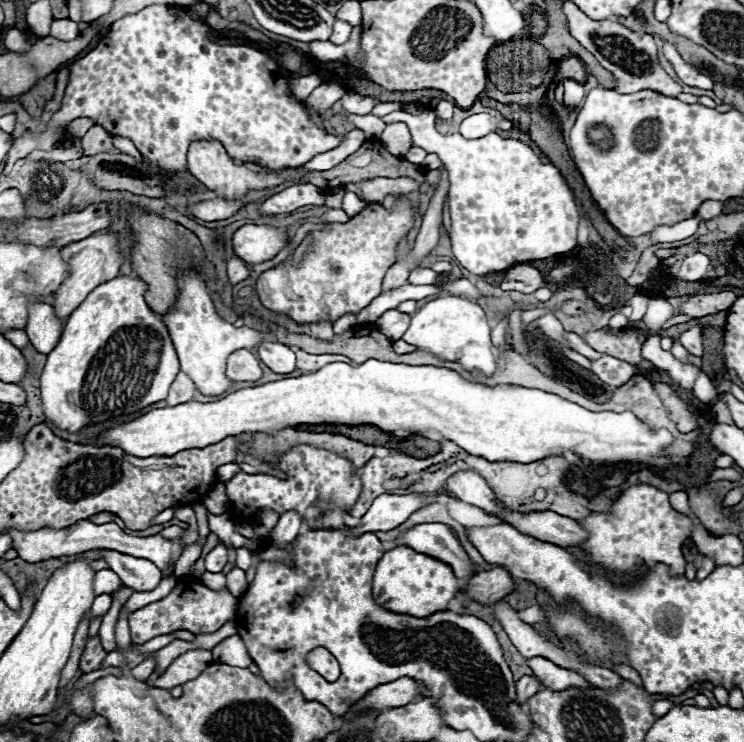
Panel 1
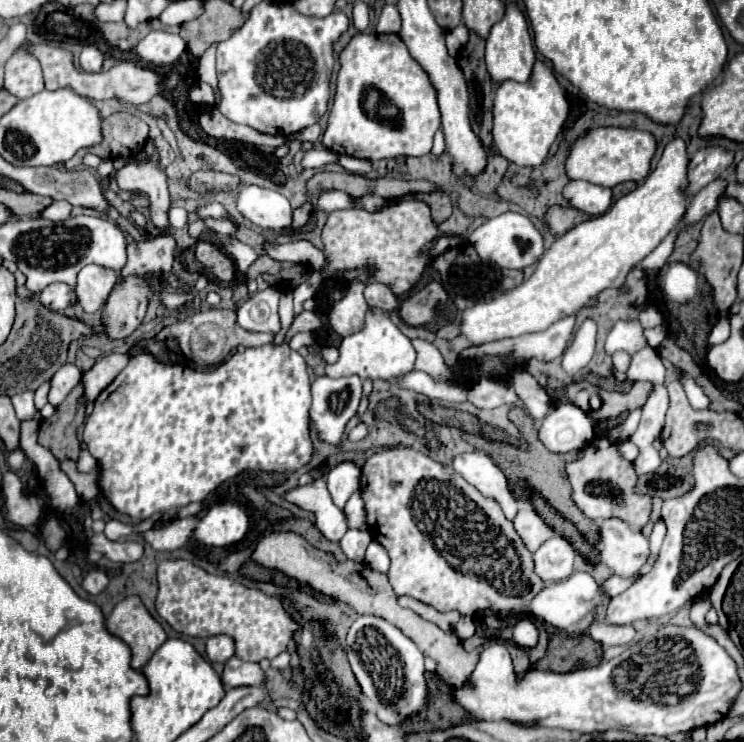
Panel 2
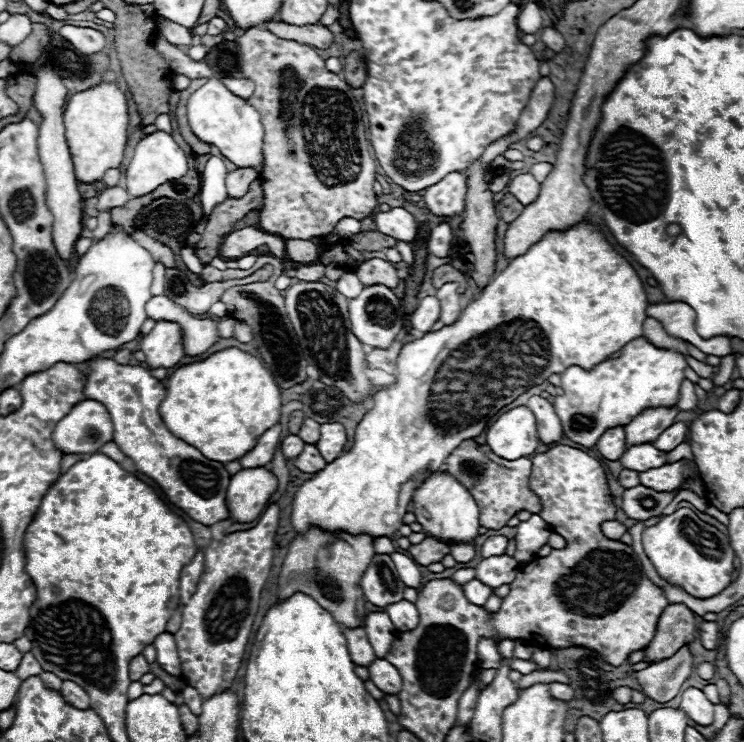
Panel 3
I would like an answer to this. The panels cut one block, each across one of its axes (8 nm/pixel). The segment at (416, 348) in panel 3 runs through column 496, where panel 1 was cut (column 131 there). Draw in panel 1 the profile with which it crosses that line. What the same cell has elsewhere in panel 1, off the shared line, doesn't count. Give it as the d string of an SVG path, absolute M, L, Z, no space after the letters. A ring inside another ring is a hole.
M116 276L96 286L70 314L62 338L48 354L48 362L40 376L44 414L60 430L78 432L88 424L100 424L122 414L132 414L168 396L168 388L174 382L180 364L166 324L158 318L156 312L148 308L144 300L146 290L146 282L138 276Z

